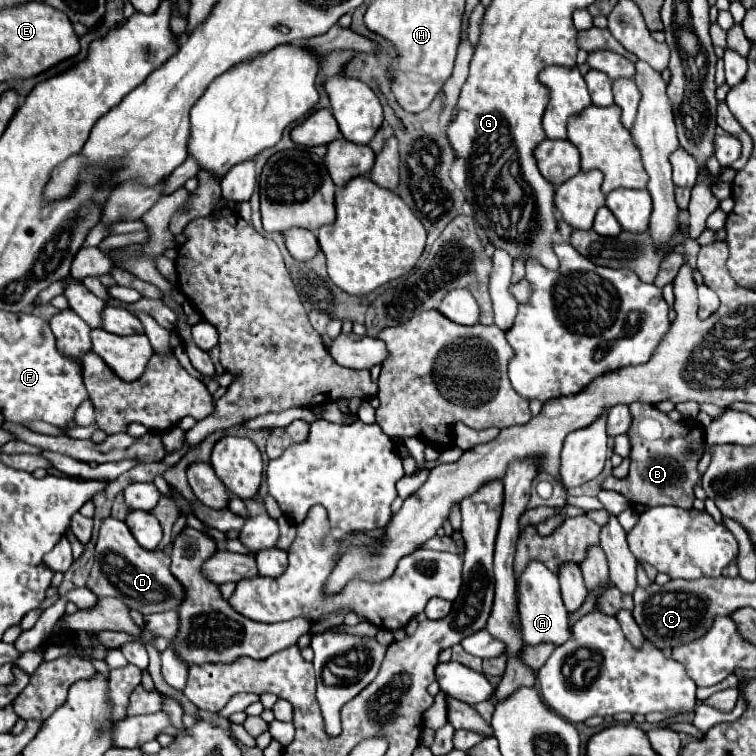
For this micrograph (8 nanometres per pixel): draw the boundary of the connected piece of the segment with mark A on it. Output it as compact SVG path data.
M530 562L528 568L520 576L518 584L518 612L520 612L520 632L522 642L526 646L536 644L554 644L562 646L572 638L570 622L568 622L568 610L564 608L562 596L560 596L560 584L558 576L554 576L548 568L544 568L542 562Z

